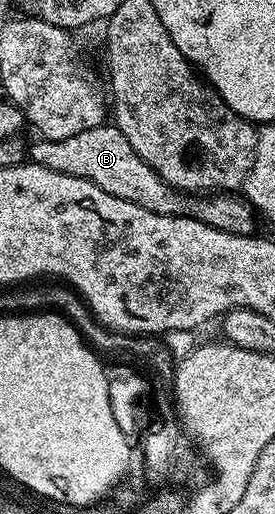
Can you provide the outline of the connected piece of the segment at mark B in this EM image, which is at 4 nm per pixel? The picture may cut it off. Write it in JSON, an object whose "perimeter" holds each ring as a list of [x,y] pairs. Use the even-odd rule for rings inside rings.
{"perimeter":[[[104,122],[93,130],[81,130],[81,134],[73,134],[73,138],[61,138],[60,140],[36,139],[36,144],[29,148],[30,163],[40,164],[49,170],[57,170],[57,174],[69,174],[73,178],[85,178],[101,190],[113,194],[117,198],[125,198],[145,210],[153,210],[157,214],[166,216],[194,216],[196,220],[205,222],[217,230],[225,230],[229,234],[241,234],[242,236],[256,235],[255,220],[257,224],[257,213],[250,201],[235,192],[217,192],[214,194],[195,195],[181,192],[169,187],[157,173],[144,162],[129,146],[129,138],[121,134],[121,130],[116,128],[114,123]]]}

